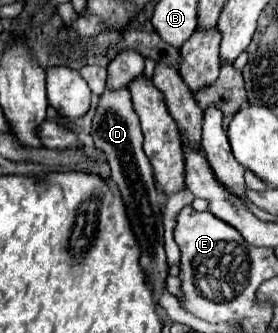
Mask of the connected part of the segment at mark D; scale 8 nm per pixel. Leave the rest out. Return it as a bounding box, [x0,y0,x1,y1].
[92,90,168,296]

